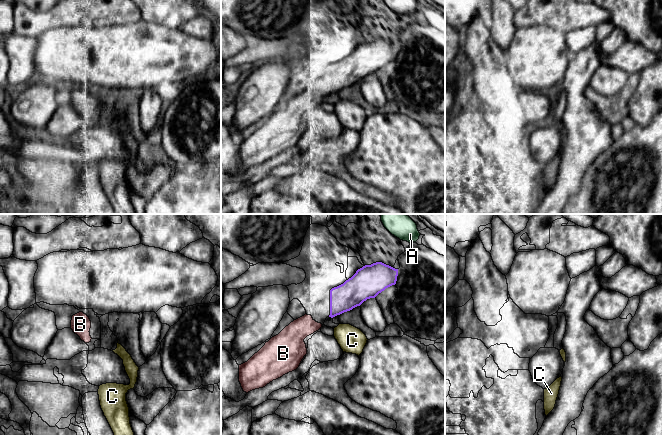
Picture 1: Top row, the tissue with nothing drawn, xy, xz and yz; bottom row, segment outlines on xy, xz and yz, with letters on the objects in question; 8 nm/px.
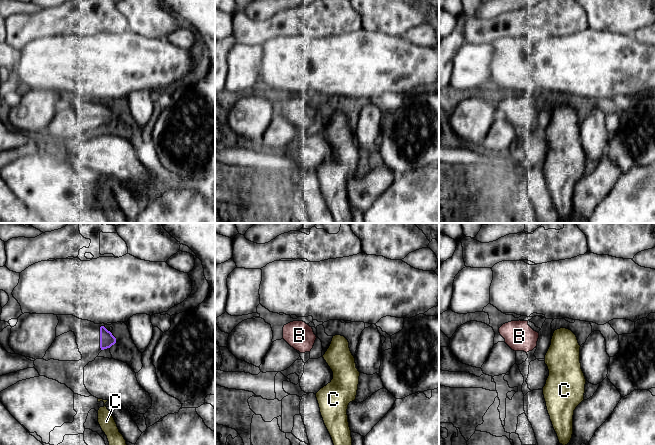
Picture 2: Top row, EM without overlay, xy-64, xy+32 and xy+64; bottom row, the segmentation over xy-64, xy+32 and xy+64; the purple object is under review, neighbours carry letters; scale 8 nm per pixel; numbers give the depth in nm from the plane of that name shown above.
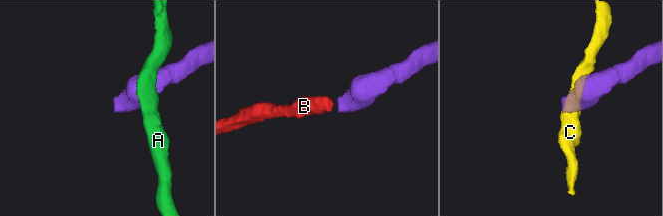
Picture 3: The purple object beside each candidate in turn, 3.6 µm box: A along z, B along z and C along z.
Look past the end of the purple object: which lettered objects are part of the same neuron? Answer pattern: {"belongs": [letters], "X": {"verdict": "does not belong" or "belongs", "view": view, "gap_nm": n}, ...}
{"belongs": ["B"], "A": {"verdict": "does not belong", "view": "xz", "gap_nm": 220}, "B": {"verdict": "belongs", "view": "xz", "gap_nm": 90}, "C": {"verdict": "does not belong", "view": "xz", "gap_nm": 80}}

